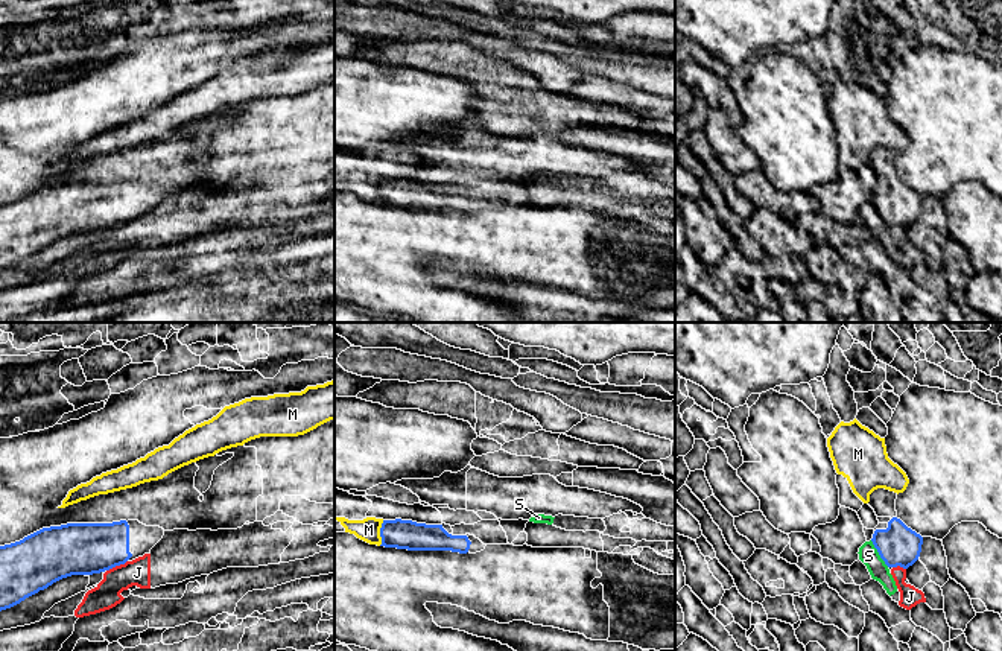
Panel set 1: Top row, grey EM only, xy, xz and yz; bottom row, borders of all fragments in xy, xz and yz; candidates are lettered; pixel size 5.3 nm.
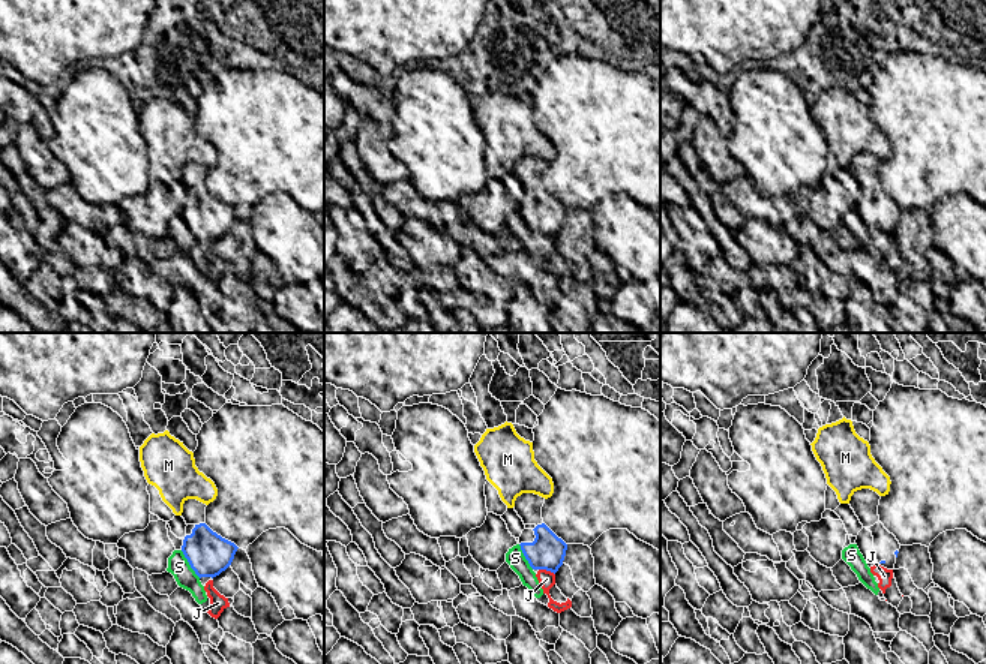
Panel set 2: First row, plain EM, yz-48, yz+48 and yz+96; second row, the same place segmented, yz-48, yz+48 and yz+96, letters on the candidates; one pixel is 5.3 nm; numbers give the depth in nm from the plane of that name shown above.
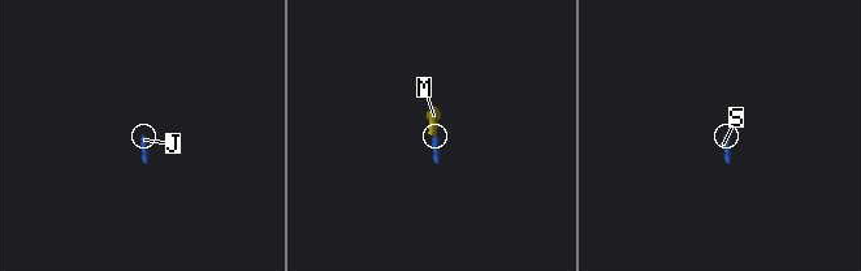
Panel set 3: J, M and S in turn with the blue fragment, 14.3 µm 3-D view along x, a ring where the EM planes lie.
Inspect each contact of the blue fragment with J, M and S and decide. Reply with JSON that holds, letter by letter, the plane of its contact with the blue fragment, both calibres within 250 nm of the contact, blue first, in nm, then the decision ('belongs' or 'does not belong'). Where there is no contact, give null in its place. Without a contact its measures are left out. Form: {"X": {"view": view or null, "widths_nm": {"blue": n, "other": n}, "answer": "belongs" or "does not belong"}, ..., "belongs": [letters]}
{"J": {"view": "xy", "widths_nm": {"blue": 280, "other": 140}, "answer": "does not belong"}, "M": {"view": "xz", "widths_nm": {"blue": 160, "other": 130}, "answer": "does not belong"}, "S": {"view": "yz", "widths_nm": {"blue": 220, "other": 100}, "answer": "does not belong"}, "belongs": []}

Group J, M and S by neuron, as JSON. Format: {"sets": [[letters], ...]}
{"sets": [["J", "S"], ["M"]]}

